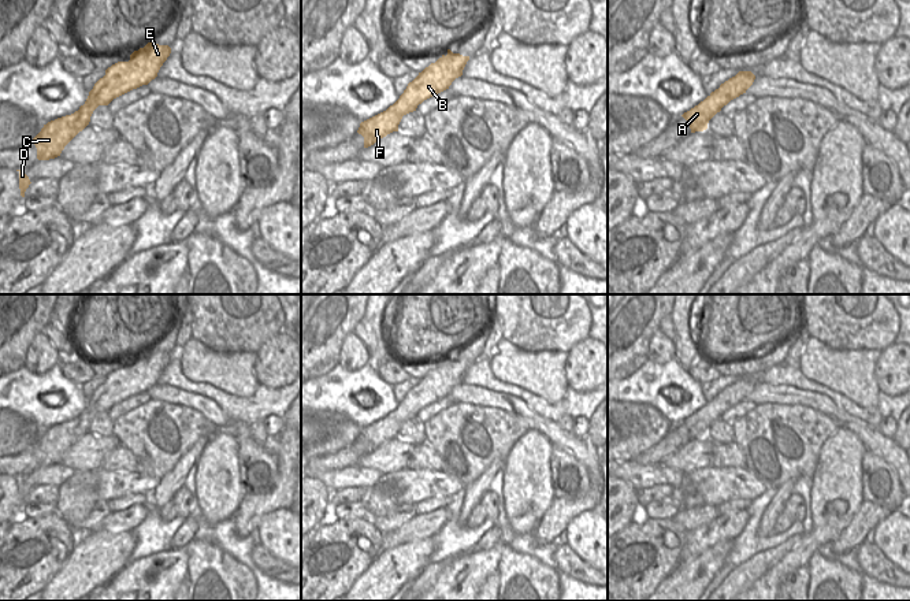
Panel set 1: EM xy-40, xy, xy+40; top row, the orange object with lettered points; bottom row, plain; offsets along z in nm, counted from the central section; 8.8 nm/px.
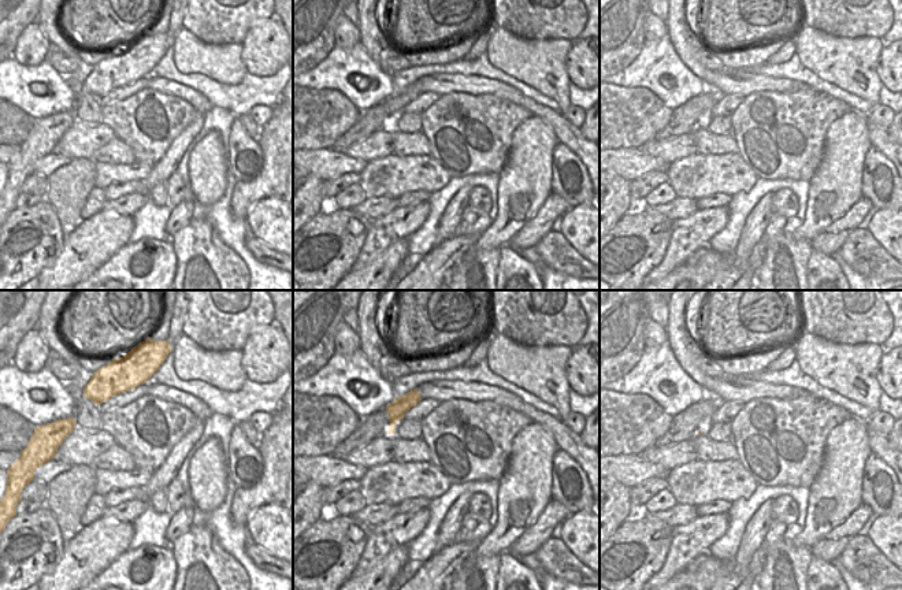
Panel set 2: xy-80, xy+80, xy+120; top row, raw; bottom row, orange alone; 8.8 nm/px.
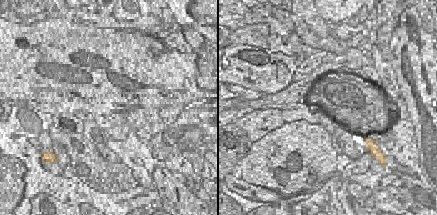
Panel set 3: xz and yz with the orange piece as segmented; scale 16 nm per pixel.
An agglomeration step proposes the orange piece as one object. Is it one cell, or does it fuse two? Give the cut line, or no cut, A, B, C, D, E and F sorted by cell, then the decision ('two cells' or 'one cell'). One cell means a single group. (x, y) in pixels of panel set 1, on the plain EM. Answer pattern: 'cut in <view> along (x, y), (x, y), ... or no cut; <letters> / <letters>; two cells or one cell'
no cut; A B C D E F; one cell

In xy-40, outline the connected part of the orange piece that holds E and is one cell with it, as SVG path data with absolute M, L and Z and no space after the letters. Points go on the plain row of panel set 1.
M151 348L144 355L134 357L129 368L118 368L108 374L78 418L48 429L30 448L37 455L37 465L49 467L60 463L64 453L89 431L90 423L99 412L108 412L114 405L148 392L157 383L170 360L168 352Z

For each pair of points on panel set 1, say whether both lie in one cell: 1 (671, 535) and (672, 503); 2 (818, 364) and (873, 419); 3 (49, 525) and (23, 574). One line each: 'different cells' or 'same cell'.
1: different cells
2: same cell
3: same cell

